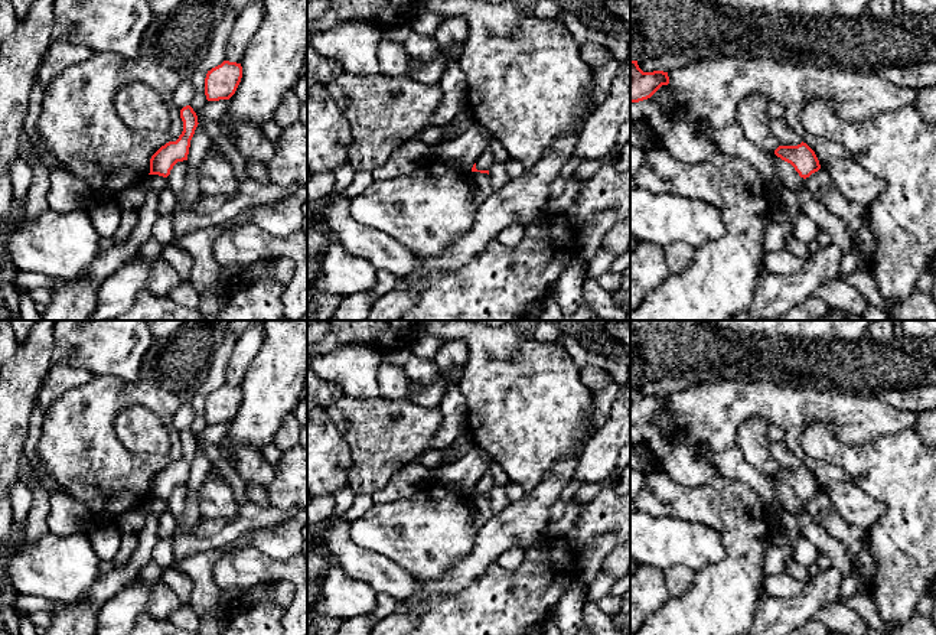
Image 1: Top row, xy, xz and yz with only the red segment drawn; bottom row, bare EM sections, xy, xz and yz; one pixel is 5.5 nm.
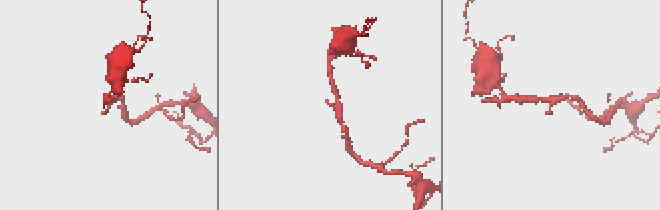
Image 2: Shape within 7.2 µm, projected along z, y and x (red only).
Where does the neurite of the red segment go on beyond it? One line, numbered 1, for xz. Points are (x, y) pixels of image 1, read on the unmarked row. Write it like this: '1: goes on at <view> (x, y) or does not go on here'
1: does not go on here

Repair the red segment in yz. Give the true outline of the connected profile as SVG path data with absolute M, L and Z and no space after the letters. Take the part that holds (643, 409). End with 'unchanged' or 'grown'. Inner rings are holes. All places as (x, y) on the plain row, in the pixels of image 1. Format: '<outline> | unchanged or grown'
M630 382L630 426L650 421L662 408L669 407L668 395L643 395L637 384Z | unchanged

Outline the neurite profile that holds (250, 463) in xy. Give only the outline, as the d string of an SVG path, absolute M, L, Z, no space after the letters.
M241 446L235 452L234 466L238 475L252 485L267 486L274 479L274 469L261 452Z

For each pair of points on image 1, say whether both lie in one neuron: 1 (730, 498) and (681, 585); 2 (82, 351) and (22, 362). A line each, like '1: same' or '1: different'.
1: different
2: different

